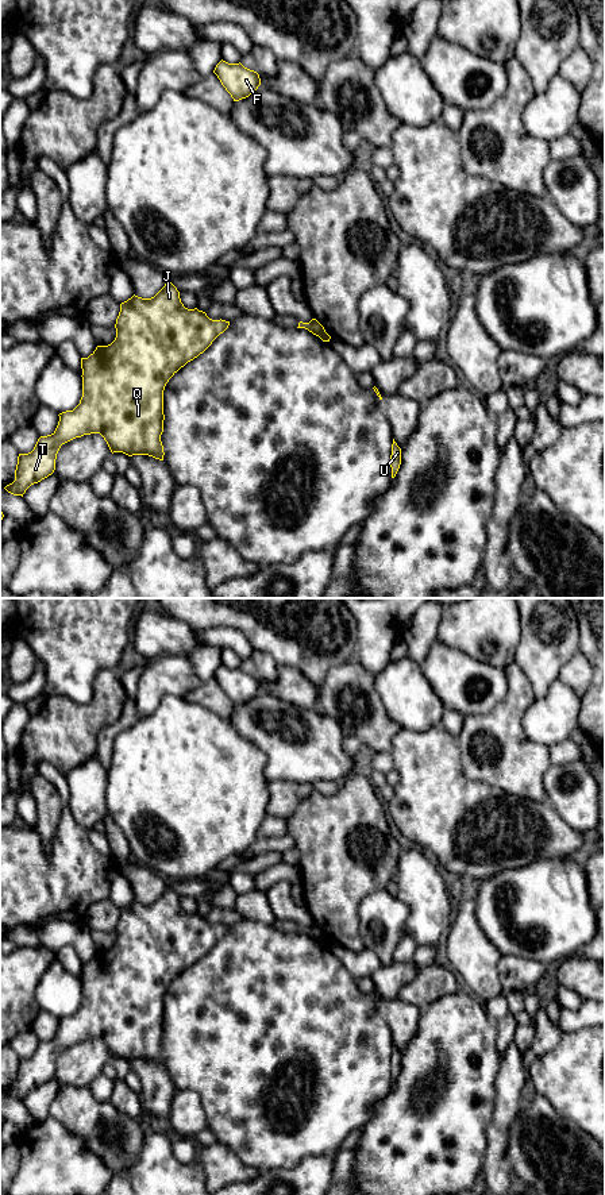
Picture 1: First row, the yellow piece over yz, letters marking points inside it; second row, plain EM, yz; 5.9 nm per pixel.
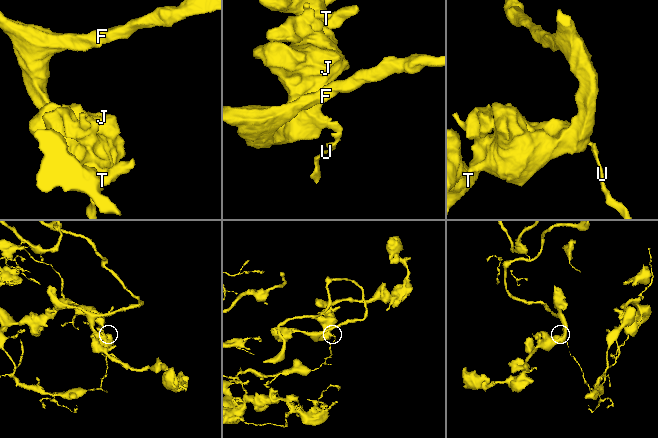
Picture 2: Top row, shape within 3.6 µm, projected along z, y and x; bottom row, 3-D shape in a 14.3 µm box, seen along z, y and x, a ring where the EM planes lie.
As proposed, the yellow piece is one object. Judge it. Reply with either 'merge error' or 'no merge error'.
merge error

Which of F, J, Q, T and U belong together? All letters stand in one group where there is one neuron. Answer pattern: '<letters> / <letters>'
F J Q T / U

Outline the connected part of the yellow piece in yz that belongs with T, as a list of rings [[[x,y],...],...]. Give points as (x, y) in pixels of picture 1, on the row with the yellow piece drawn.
[[[169,281],[151,298],[132,296],[120,304],[120,312],[116,319],[116,338],[108,346],[97,346],[88,356],[81,358],[82,369],[82,397],[73,410],[59,413],[59,421],[51,435],[41,436],[28,454],[19,454],[15,470],[15,481],[4,489],[14,494],[22,496],[26,490],[51,475],[55,470],[57,454],[62,444],[81,437],[84,435],[100,433],[107,442],[111,452],[123,452],[128,456],[149,455],[163,460],[163,446],[161,435],[163,432],[163,390],[169,379],[188,362],[203,354],[212,342],[223,334],[230,325],[226,320],[212,320],[205,312],[188,309],[180,298],[180,292]]]

